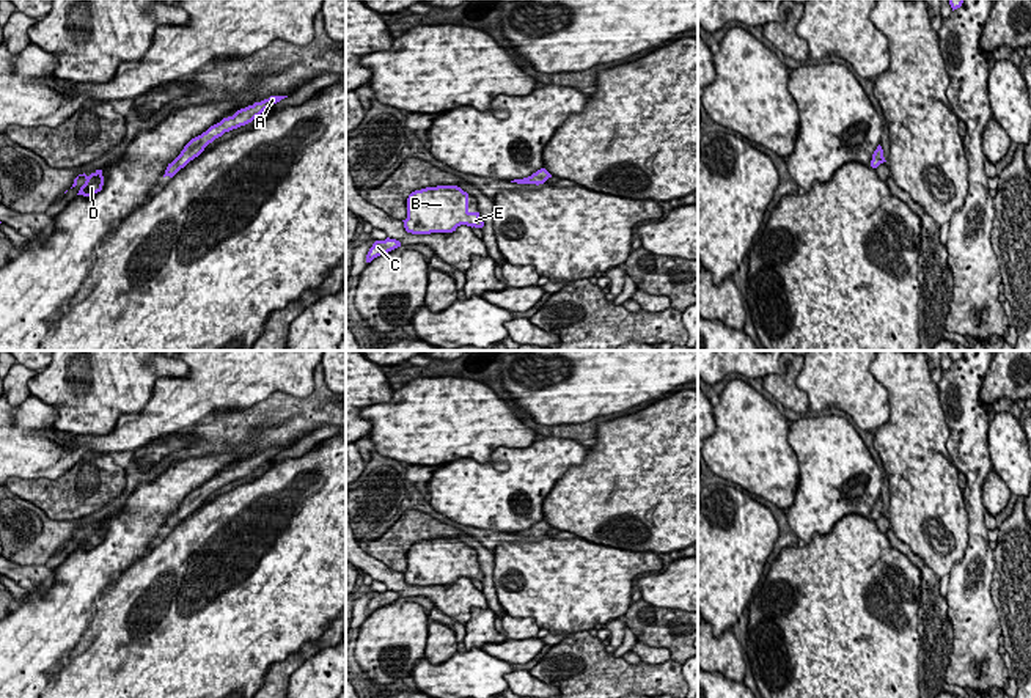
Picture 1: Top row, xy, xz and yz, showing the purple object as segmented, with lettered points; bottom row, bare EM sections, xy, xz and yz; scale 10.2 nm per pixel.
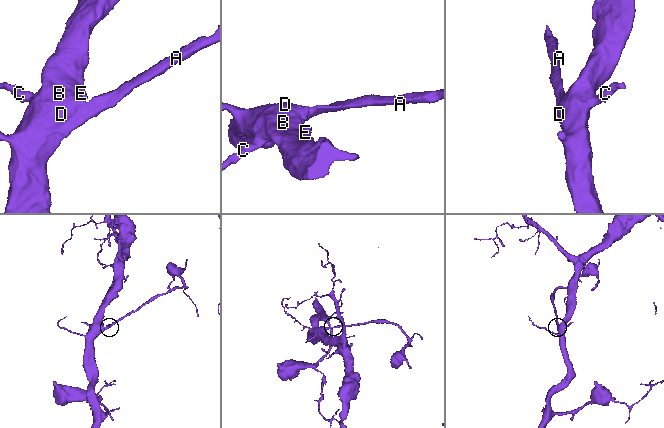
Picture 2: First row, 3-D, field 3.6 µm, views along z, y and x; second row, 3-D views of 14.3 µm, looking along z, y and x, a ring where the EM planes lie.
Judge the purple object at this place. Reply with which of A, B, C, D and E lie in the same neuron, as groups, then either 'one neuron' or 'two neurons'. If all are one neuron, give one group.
groups A B C D E; one neuron

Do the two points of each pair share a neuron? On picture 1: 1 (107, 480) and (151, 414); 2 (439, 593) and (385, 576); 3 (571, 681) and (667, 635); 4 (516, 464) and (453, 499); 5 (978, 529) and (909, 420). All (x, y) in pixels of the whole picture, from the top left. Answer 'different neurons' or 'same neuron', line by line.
1: different neurons
2: same neuron
3: different neurons
4: same neuron
5: different neurons

